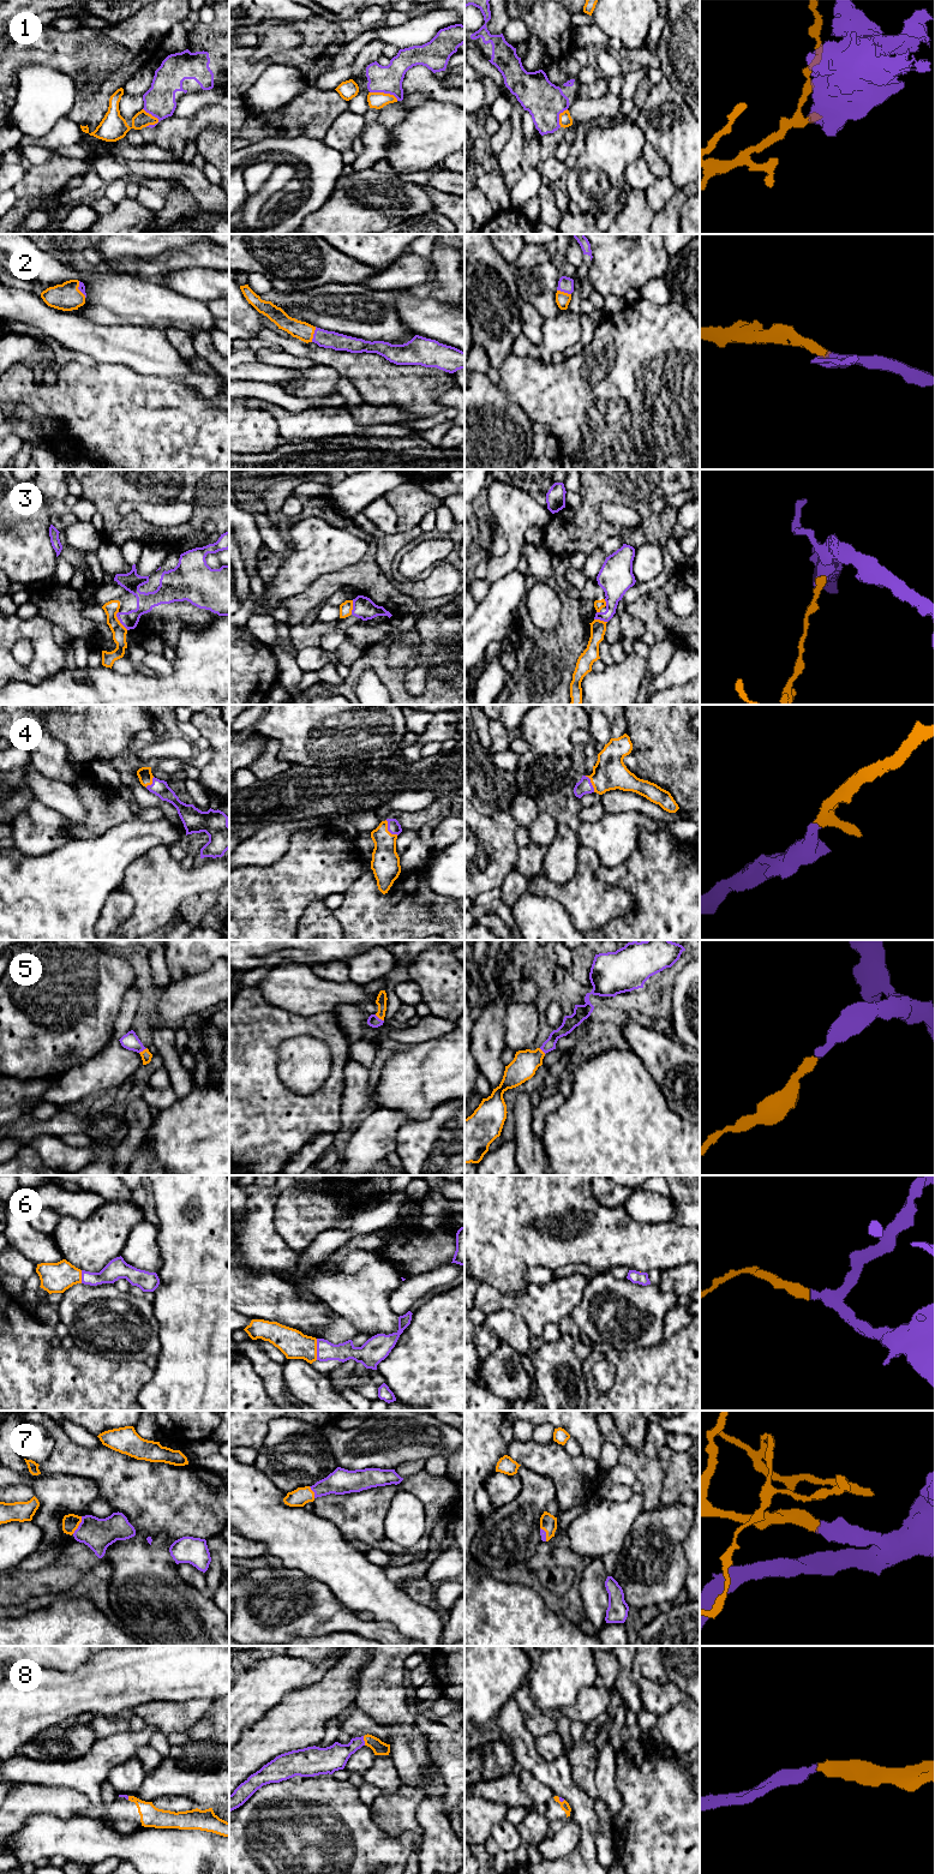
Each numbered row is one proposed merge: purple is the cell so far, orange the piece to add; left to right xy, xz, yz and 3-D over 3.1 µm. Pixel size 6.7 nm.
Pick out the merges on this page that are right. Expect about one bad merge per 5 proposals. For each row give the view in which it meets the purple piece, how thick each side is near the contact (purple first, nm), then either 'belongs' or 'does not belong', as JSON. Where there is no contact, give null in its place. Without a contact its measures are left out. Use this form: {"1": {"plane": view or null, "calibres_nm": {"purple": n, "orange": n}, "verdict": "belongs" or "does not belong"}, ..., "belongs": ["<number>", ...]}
{"1": {"plane": "xy", "calibres_nm": {"purple": 200, "orange": 150}, "verdict": "does not belong"}, "2": {"plane": "xz", "calibres_nm": {"purple": 120, "orange": 120}, "verdict": "belongs"}, "3": {"plane": "xy", "calibres_nm": {"purple": 120, "orange": 100}, "verdict": "does not belong"}, "4": {"plane": "xz", "calibres_nm": {"purple": 90, "orange": 190}, "verdict": "belongs"}, "5": {"plane": "xz", "calibres_nm": {"purple": 80, "orange": 70}, "verdict": "belongs"}, "6": {"plane": "xz", "calibres_nm": {"purple": 130, "orange": 190}, "verdict": "belongs"}, "7": {"plane": "xy", "calibres_nm": {"purple": 200, "orange": 110}, "verdict": "belongs"}, "8": {"plane": "xz", "calibres_nm": {"purple": 170, "orange": 100}, "verdict": "belongs"}, "belongs": ["2", "4", "5", "6", "7", "8"]}

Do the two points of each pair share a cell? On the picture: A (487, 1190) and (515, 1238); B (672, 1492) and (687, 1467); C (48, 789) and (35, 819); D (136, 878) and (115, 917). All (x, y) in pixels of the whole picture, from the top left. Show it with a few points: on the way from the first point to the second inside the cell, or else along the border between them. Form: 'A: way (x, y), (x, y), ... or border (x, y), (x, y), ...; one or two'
A: way (491, 1202), (493, 1216), (503, 1226); one
B: way (673, 1486), (683, 1473); one
C: border (36, 800), (53, 808), (66, 819); two
D: border (119, 886), (133, 900), (133, 910), (125, 921); two

